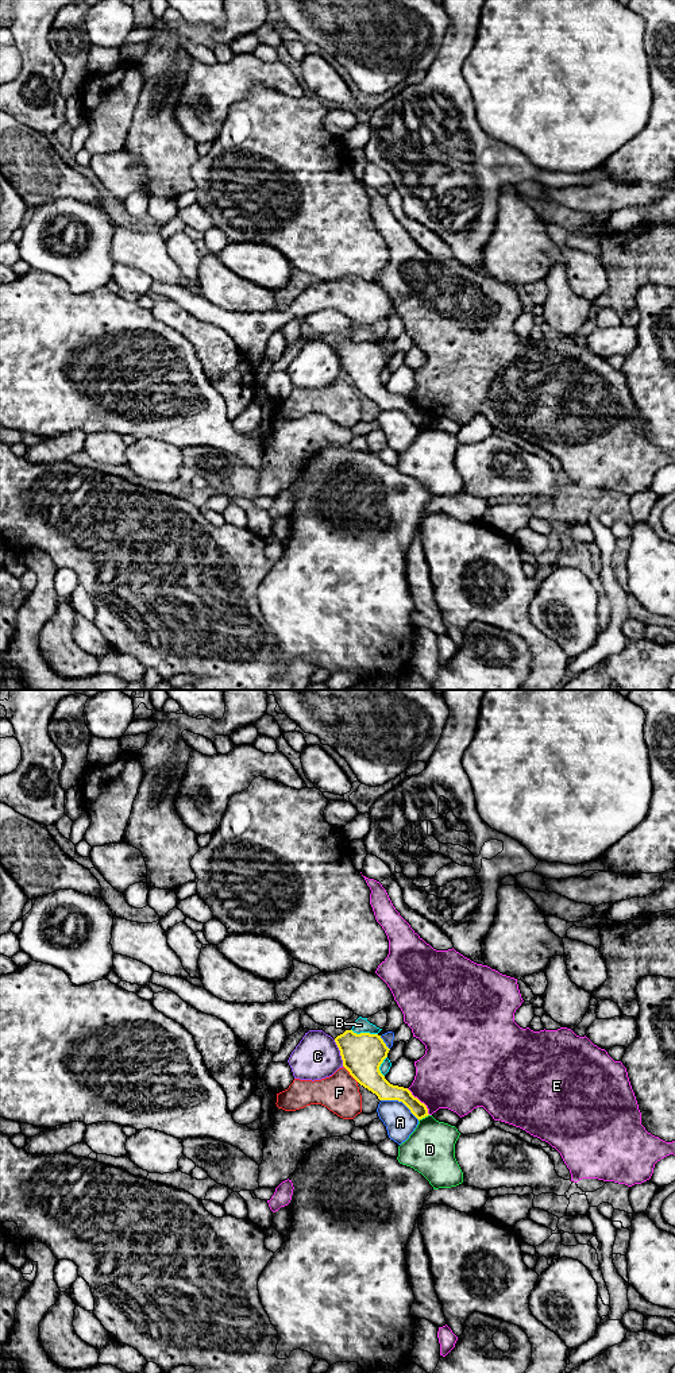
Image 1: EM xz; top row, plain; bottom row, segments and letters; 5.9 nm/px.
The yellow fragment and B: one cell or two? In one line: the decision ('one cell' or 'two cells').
two cells

